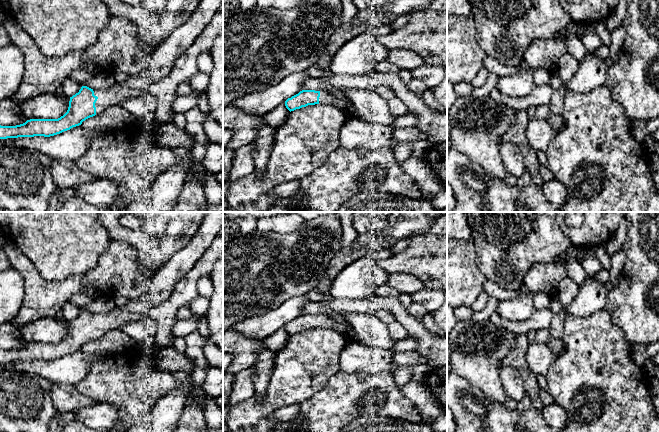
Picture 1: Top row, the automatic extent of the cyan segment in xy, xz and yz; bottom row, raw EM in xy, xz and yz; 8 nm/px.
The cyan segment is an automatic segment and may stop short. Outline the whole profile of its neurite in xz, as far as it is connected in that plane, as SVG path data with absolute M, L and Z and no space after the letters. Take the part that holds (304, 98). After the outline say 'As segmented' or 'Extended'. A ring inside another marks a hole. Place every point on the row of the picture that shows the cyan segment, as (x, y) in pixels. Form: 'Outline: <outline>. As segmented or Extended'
Outline: M302 90L285 101L285 106L290 112L315 104L331 105L338 108L351 118L358 117L356 108L350 100L339 99L331 95L327 90Z. Extended

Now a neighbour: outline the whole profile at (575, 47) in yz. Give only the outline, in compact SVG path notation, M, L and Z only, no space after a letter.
M574 35L568 36L566 39L566 46L568 53L579 62L584 59L588 52L582 41Z

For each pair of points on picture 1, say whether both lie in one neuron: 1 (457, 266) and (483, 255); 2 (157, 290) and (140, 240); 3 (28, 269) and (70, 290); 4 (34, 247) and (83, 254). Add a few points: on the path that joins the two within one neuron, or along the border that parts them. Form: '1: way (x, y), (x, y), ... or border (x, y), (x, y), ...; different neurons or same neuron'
1: border (472, 242), (475, 248), (477, 268), (487, 279); different neurons
2: border (168, 259), (151, 279); different neurons
3: way (37, 280), (47, 290), (59, 290); same neuron
4: way (46, 247), (71, 247); same neuron

